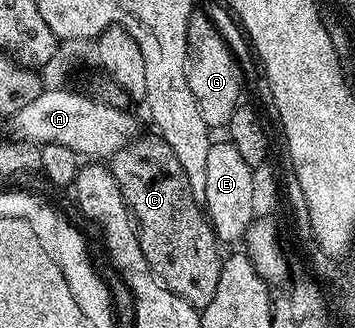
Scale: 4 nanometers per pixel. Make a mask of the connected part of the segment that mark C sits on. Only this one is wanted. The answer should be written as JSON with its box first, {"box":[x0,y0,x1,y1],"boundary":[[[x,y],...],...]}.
{"box":[108,136,223,311],"boundary":[[[160,136],[154,138],[134,137],[126,146],[120,148],[108,159],[108,165],[116,184],[120,184],[120,196],[124,196],[124,204],[130,209],[130,217],[134,219],[134,230],[140,240],[140,252],[144,252],[144,260],[152,268],[152,272],[163,282],[173,294],[180,296],[188,305],[202,311],[216,294],[216,283],[220,280],[223,251],[218,238],[210,226],[205,209],[192,196],[192,188],[188,184],[188,176],[184,168],[180,168],[180,160],[176,160],[176,152],[168,148],[168,144]]]}

